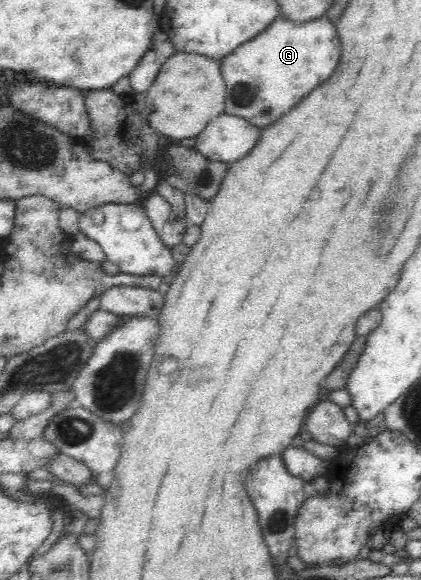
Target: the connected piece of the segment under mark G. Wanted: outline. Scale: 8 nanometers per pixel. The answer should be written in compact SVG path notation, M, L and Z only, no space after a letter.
M282 16L276 17L256 39L236 47L220 61L220 69L225 83L224 112L238 116L259 128L272 125L284 113L288 113L302 97L306 97L312 89L316 89L322 81L326 81L340 61L340 39L336 35L330 19L320 17L308 23L290 23Z

